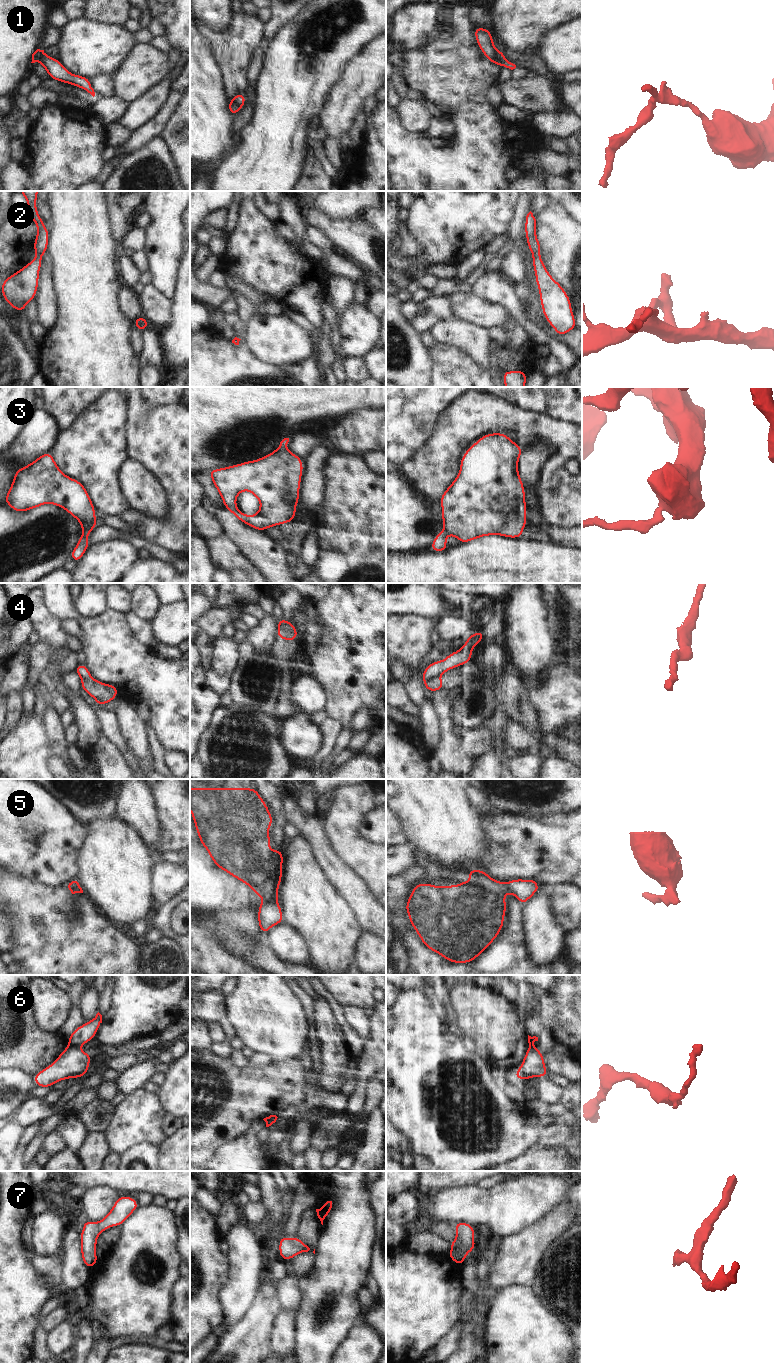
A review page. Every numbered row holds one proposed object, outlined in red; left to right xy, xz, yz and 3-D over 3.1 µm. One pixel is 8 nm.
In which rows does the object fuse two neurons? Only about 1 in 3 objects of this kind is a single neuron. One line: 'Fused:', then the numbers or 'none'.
Fused: 1, 3, 4, 5, 6.

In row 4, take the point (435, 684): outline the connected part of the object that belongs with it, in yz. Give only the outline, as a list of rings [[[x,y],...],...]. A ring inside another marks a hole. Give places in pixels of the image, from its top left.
[[[432,678],[424,684],[424,688],[435,693],[438,690],[441,690],[444,687],[442,680],[438,678]]]

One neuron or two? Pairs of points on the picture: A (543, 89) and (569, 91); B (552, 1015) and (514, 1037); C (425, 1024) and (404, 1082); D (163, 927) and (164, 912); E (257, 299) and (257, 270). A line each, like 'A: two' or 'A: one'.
A: two
B: two
C: one
D: one
E: two

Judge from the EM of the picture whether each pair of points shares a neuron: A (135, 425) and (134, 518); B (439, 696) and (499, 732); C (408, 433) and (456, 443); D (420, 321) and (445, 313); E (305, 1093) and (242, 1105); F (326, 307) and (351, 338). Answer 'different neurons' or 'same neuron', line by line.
A: different neurons
B: different neurons
C: different neurons
D: same neuron
E: same neuron
F: different neurons

